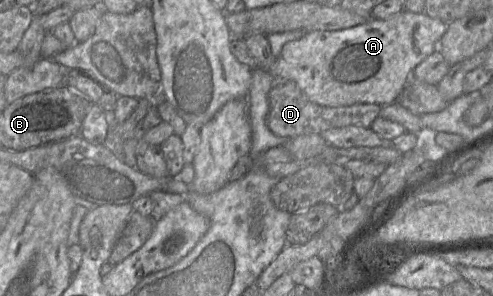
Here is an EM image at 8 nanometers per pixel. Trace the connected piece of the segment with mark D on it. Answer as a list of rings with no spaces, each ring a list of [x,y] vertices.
[[[274,78],[268,101],[267,126],[276,136],[284,138],[320,134],[324,130],[347,125],[370,127],[382,108],[377,103],[355,103],[339,107],[319,105],[310,101],[296,82],[285,78]]]

